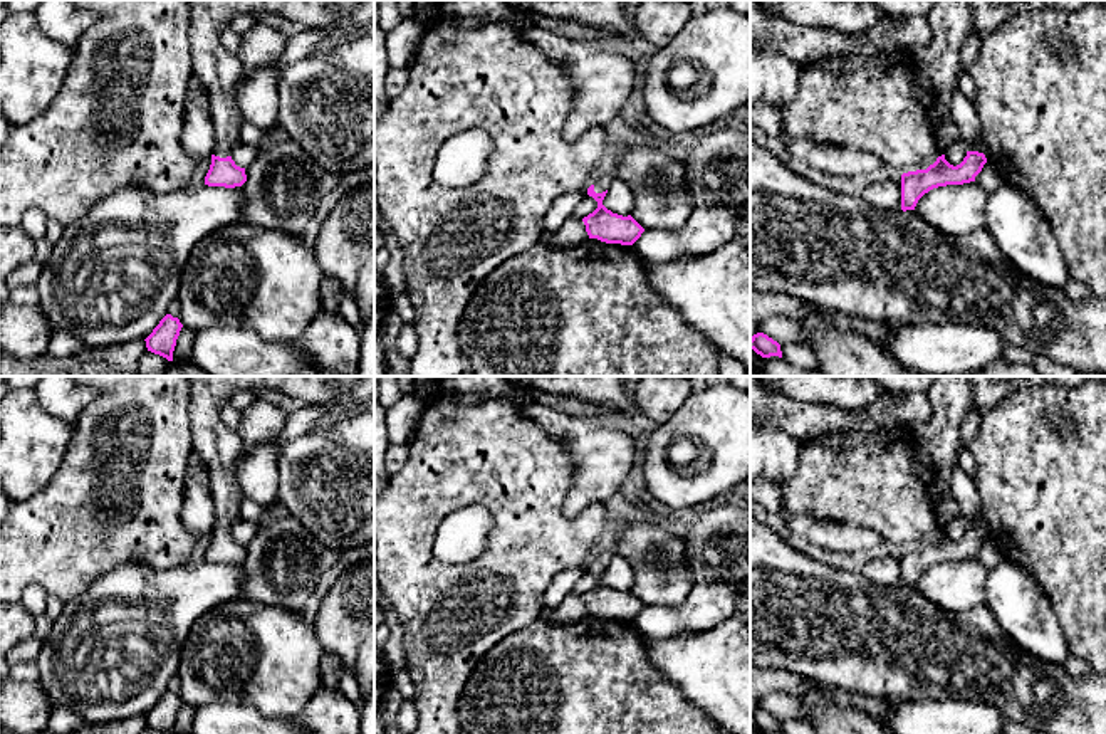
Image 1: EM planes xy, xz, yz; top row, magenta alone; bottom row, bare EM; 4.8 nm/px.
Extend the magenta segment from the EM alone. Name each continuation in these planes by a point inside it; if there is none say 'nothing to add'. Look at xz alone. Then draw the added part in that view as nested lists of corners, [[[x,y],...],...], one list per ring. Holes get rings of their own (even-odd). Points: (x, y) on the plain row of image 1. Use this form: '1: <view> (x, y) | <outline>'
1: xz (601, 560) | [[[604,551],[604,553],[599,553],[594,556],[594,568],[596,569],[603,569],[609,564],[611,558],[613,558],[614,553],[609,553],[609,551]]]

